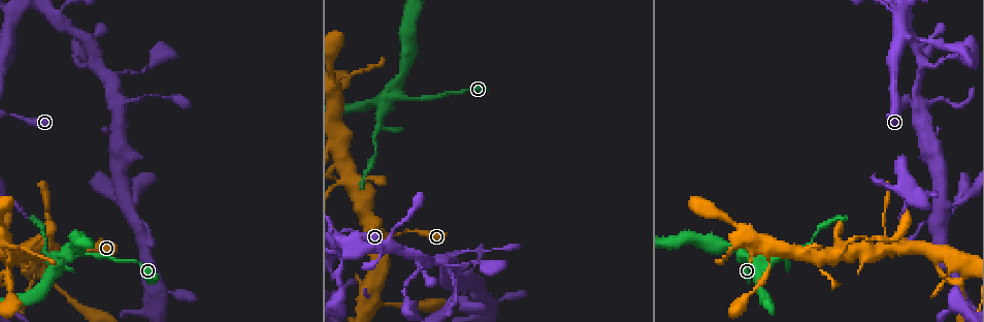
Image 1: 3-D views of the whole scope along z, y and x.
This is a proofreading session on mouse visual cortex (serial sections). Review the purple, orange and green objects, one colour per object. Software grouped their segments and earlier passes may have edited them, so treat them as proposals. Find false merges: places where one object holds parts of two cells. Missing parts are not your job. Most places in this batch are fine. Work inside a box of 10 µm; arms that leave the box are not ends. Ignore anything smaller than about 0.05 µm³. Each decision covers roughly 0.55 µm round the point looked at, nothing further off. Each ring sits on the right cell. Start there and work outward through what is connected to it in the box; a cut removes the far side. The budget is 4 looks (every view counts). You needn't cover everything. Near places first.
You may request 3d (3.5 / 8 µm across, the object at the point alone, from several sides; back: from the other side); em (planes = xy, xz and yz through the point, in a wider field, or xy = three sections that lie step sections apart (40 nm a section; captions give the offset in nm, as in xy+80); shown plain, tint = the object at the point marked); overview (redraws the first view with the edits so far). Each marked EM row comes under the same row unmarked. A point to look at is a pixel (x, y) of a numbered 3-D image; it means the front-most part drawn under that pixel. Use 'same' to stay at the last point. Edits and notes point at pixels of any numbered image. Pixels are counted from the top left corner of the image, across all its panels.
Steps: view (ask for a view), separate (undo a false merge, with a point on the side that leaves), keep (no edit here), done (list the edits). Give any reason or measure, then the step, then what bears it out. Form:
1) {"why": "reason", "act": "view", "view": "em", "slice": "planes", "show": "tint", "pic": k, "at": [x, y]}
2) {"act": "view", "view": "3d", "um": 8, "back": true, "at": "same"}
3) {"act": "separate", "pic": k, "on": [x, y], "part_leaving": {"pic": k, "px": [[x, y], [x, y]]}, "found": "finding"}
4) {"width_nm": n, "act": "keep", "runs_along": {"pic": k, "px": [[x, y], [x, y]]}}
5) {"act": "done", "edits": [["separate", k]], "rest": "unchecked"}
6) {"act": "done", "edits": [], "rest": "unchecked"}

{"why": "abrupt turn", "act": "view", "view": "3d", "um": 8, "pic": 1, "at": [753, 259]}

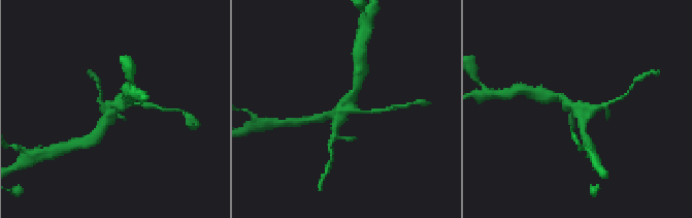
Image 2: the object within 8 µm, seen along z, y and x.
{"arms": 4, "arm_widths_nm": [150, 200, 350, 350], "act": "view", "view": "em", "slice": "xy", "step": 2, "show": "tint", "at": "same"}

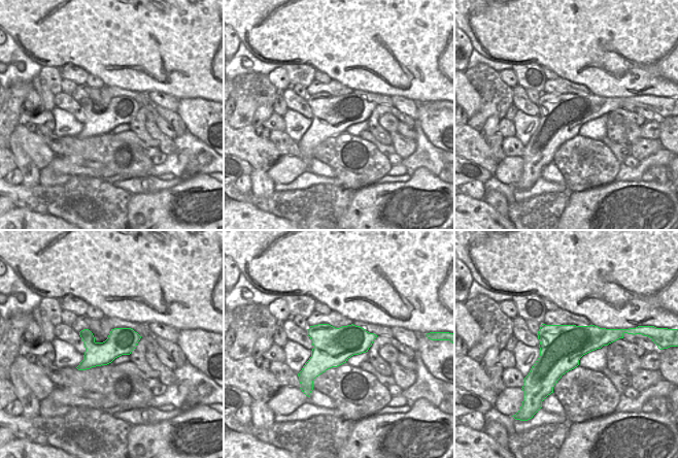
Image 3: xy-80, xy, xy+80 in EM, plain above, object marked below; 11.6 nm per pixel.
{"act": "keep", "runs_along": {"pic": 2, "px": [[149, 104], [117, 106], [102, 128]]}, "found": "one cell here"}

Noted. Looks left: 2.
{"why": "thin neck", "act": "view", "view": "3d", "um": 8, "back": true, "pic": 1, "at": [440, 262]}

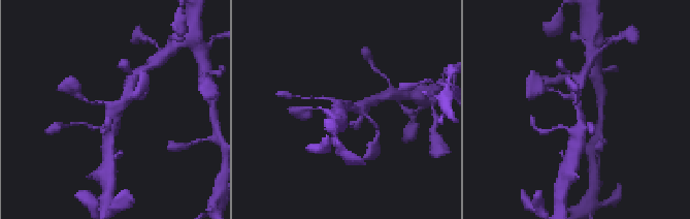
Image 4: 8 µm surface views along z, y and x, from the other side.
{"arms": 3, "arm_widths_nm": [100, 300, 350], "why": "now the EM", "act": "view", "view": "em", "slice": "xy", "step": 2, "show": "tint", "at": "same"}

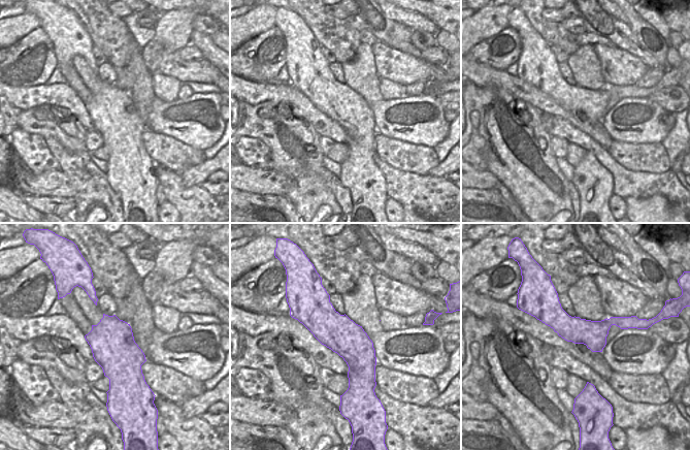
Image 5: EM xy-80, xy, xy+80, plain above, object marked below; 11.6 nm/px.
{"act": "keep", "runs_along": {"pic": 4, "px": [[131, 84], [111, 112], [107, 137]]}, "found": "all the same cell"}

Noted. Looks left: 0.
{"act": "done", "edits": [], "rest": "unchecked"}

